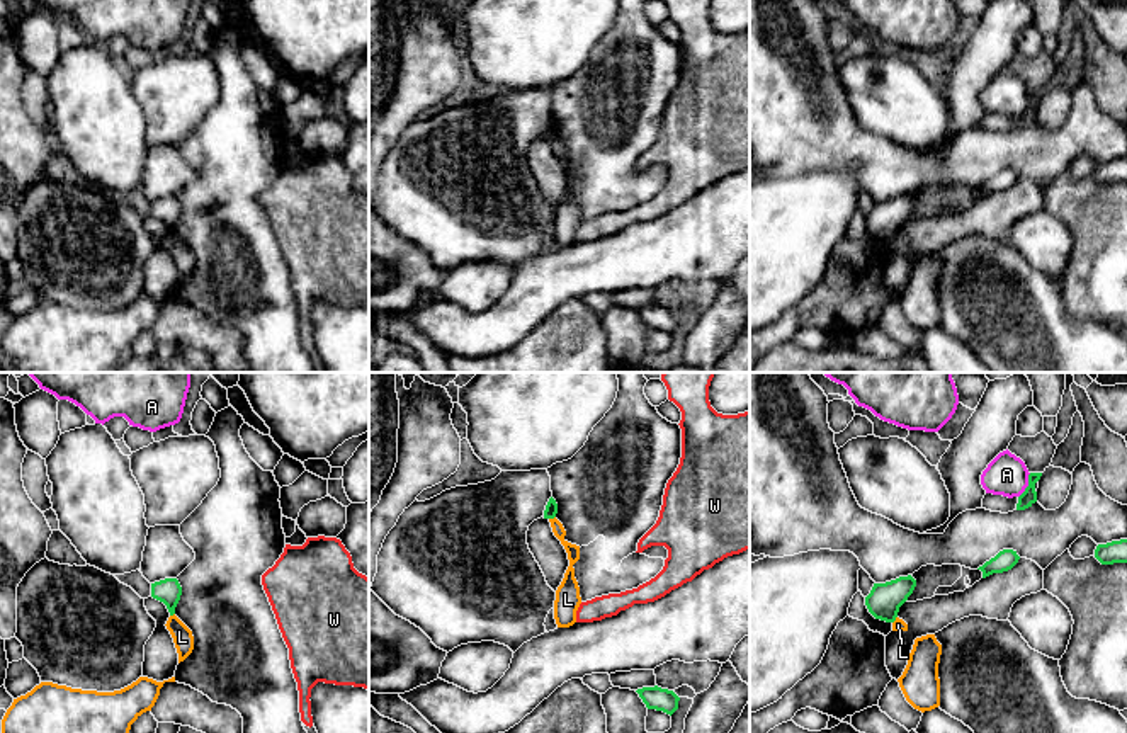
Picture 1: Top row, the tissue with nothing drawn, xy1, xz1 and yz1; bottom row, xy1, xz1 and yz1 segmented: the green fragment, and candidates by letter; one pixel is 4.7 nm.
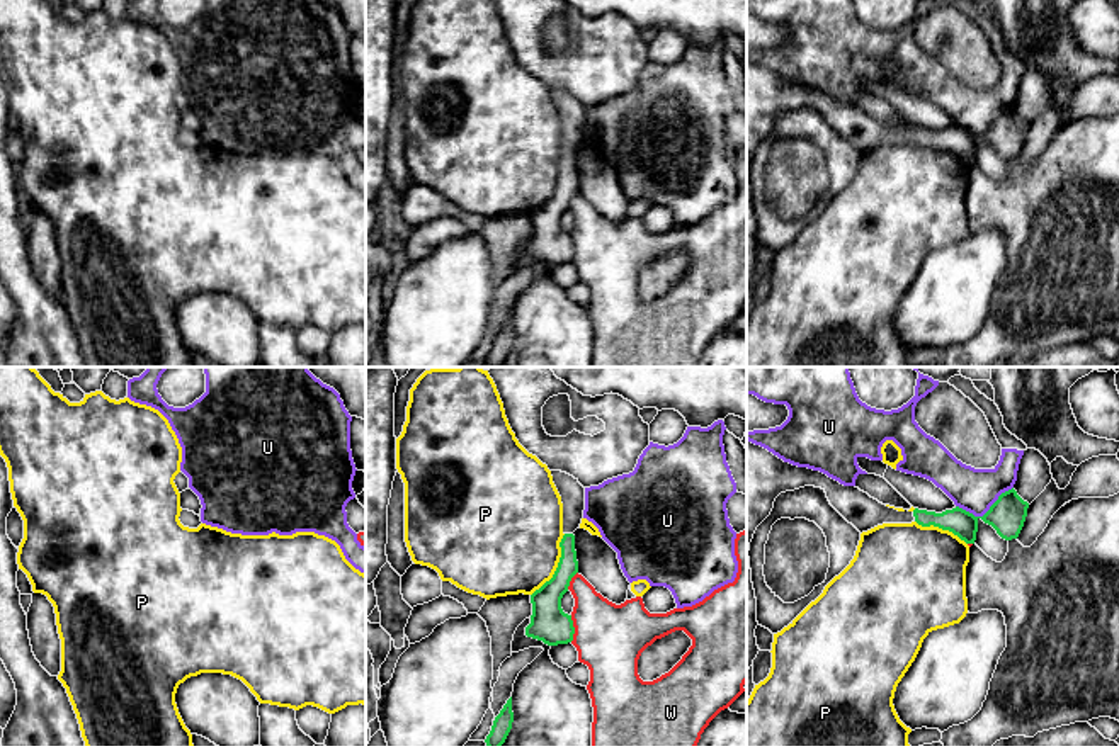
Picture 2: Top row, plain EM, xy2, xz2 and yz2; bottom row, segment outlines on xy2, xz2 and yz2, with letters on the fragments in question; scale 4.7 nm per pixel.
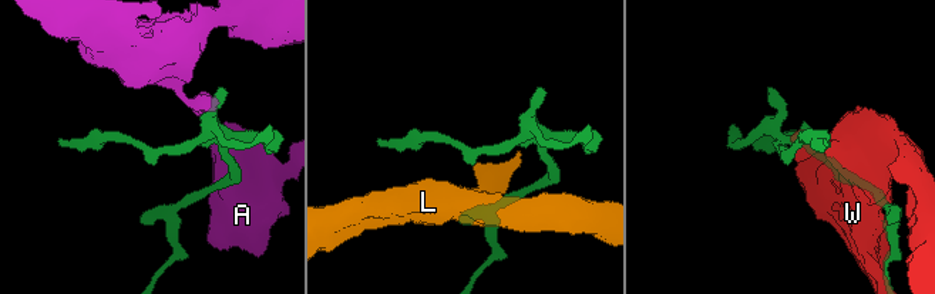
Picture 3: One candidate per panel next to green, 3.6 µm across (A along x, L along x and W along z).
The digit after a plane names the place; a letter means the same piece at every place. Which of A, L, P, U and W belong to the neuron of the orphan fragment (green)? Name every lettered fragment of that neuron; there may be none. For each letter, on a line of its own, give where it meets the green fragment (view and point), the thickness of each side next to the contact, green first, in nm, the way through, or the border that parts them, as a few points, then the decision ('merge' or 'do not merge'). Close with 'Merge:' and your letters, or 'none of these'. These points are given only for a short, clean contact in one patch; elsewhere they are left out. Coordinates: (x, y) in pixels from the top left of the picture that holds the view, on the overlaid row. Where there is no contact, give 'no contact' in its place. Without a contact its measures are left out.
A: meets green in yz1 at (1029, 485); 70 nm thick on the green side, 200 nm on the other; border along yz1 (1030, 473), (1029, 485), (1019, 497); do not merge
L: meets green in xz1 at (551, 517); 60 nm thick on the green side, 60 nm on the other; border along xz1 (555, 516), (549, 519); do not merge
P: meets green in xz2 at (558, 566); 160 nm thick on the green side, 460 nm on the other; border along xz2 (565, 534), (560, 542), (560, 561), (555, 573), (531, 595); do not merge
U: meets green in yz2 at (987, 512); 170 nm thick on the green side, 200 nm on the other; do not merge
W: meets green in xz2 at (573, 629); 180 nm thick on the green side, 320 nm on the other; do not merge
Merge: none of these

